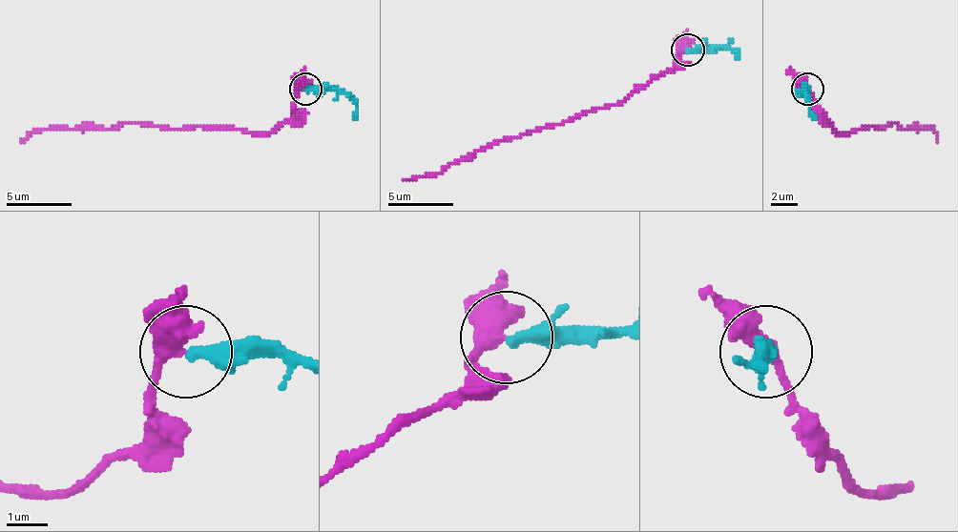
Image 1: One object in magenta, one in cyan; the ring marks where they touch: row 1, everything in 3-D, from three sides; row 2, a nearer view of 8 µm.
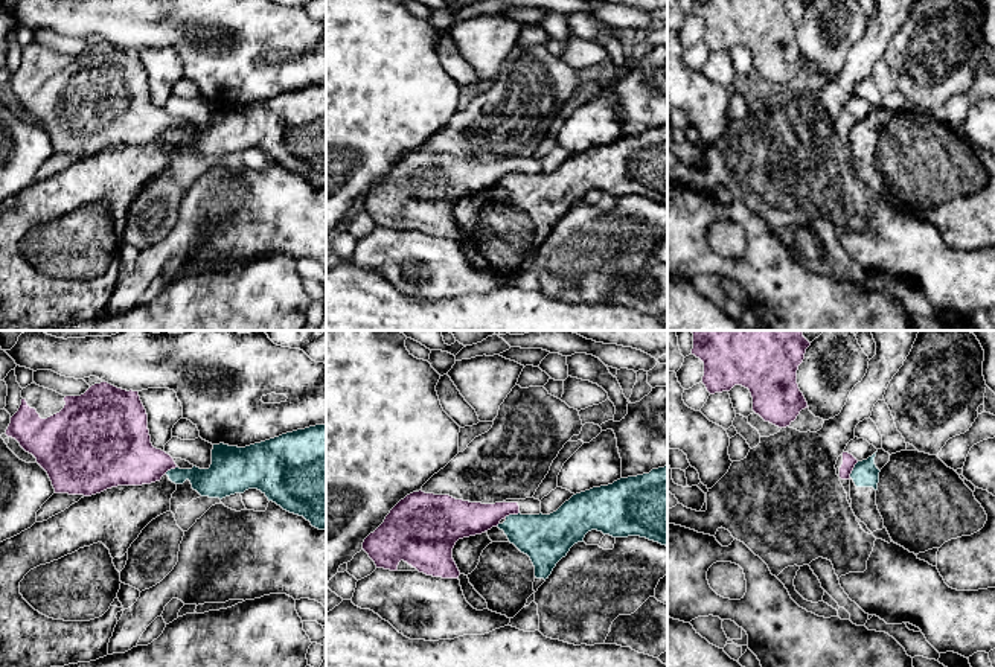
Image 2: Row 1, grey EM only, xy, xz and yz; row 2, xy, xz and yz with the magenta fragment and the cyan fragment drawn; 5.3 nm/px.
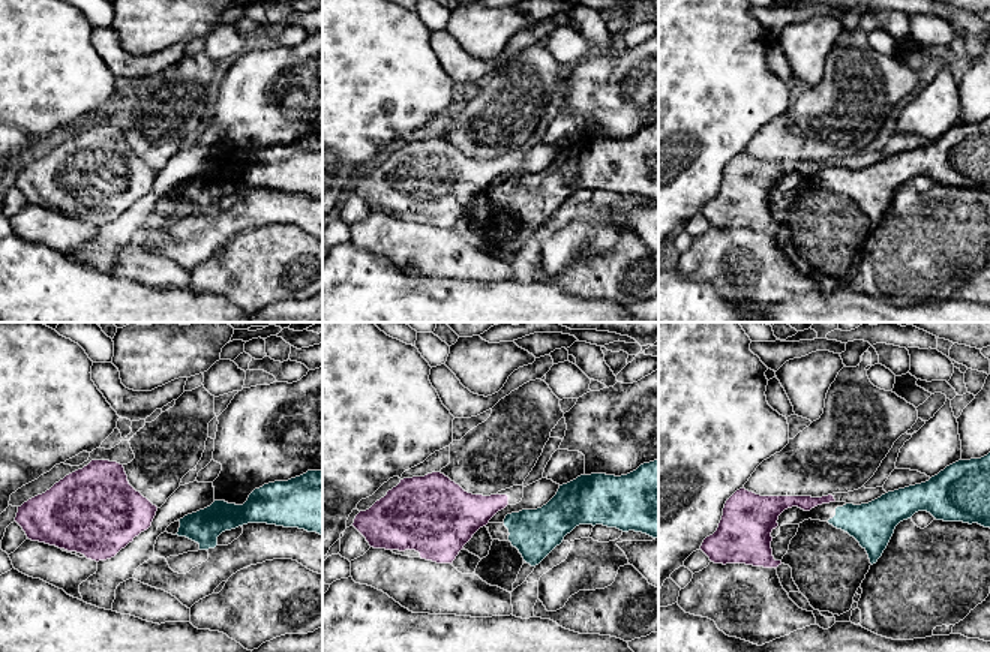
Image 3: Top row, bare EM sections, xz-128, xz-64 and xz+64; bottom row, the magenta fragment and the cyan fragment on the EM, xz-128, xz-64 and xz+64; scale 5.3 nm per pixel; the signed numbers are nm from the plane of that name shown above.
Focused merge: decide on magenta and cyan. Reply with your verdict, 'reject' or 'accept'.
reject

